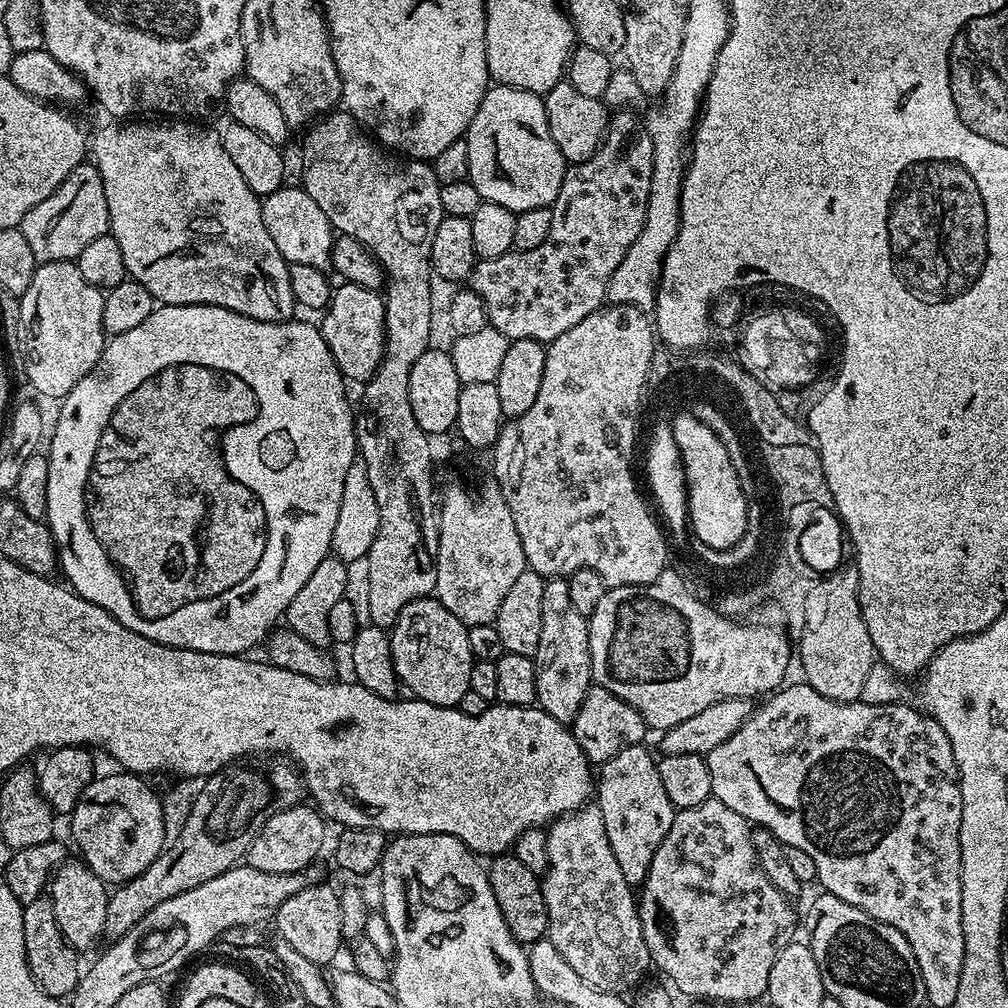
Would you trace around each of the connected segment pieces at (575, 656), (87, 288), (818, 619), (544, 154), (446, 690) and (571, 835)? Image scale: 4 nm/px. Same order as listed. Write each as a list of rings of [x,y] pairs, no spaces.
[[[545,579],[540,595],[542,602],[542,634],[538,638],[536,661],[536,704],[550,718],[558,718],[558,722],[571,725],[582,706],[582,698],[586,698],[586,690],[592,687],[592,663],[590,662],[590,634],[588,633],[588,617],[578,614],[578,609],[570,602],[570,586],[567,579]]]
[[[71,260],[39,265],[20,302],[20,340],[28,351],[24,376],[40,396],[63,398],[90,374],[106,343],[102,326],[105,293],[82,278],[82,270]]]
[[[844,566],[825,575],[819,588],[808,600],[808,626],[803,630],[798,649],[798,664],[804,667],[803,679],[818,694],[830,698],[835,704],[859,701],[862,685],[870,666],[877,663],[876,647],[864,621],[860,607],[860,575],[854,566]]]
[[[505,84],[489,87],[478,114],[470,122],[466,139],[470,150],[467,180],[478,190],[481,201],[489,200],[517,213],[547,208],[558,198],[566,161],[554,138],[550,138],[544,102],[537,93]]]
[[[435,598],[411,600],[398,614],[396,623],[390,629],[392,637],[392,661],[396,667],[396,679],[409,688],[417,700],[425,700],[443,708],[455,708],[460,703],[462,694],[470,686],[470,670],[473,666],[472,651],[468,628]]]
[[[585,806],[576,809],[575,812],[569,812],[567,816],[561,816],[558,820],[553,820],[548,833],[548,871],[542,877],[542,887],[544,889],[544,901],[546,902],[546,910],[548,911],[548,931],[546,938],[557,948],[558,953],[562,954],[562,958],[570,964],[571,969],[575,971],[585,980],[592,988],[599,991],[613,992],[624,994],[627,988],[635,989],[637,985],[645,979],[644,971],[650,968],[652,959],[650,958],[650,950],[646,946],[646,938],[642,934],[642,926],[640,925],[640,910],[638,907],[637,897],[634,895],[633,885],[626,882],[626,878],[622,878],[622,870],[618,866],[618,861],[614,858],[614,850],[610,850],[610,838],[606,838],[606,826],[604,819],[600,813],[599,807]]]

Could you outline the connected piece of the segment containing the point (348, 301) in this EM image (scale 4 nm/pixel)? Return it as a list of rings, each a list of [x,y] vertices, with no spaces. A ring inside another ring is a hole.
[[[341,283],[333,291],[322,316],[320,329],[341,375],[350,382],[366,382],[376,372],[384,356],[386,338],[383,297],[373,289]]]

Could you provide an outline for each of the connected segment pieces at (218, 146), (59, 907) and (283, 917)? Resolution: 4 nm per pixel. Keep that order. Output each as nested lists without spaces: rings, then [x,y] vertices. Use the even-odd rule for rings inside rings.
[[[176,118],[171,122],[160,122],[164,124],[140,124],[144,122],[108,122],[104,129],[97,136],[93,135],[90,140],[90,156],[94,161],[97,170],[102,174],[102,186],[106,190],[106,206],[108,207],[108,226],[110,234],[114,238],[114,242],[118,242],[118,246],[122,250],[122,262],[126,262],[126,270],[131,279],[136,280],[142,286],[146,286],[146,290],[150,290],[153,301],[159,302],[161,305],[166,304],[213,304],[219,308],[226,310],[234,310],[238,314],[242,314],[246,318],[254,318],[262,322],[274,322],[275,324],[283,324],[286,320],[293,319],[294,313],[297,311],[298,305],[294,294],[290,290],[290,278],[288,274],[288,261],[282,258],[282,254],[278,254],[278,246],[274,246],[274,238],[270,238],[269,232],[266,231],[266,222],[262,222],[262,210],[260,209],[262,200],[254,194],[254,190],[250,190],[250,186],[246,186],[246,178],[242,178],[242,174],[238,170],[238,166],[234,166],[234,162],[230,158],[230,154],[226,154],[224,142],[219,131],[215,132],[212,128],[203,128],[203,123],[189,122],[184,118]]]
[[[65,859],[64,863],[52,873],[50,899],[54,906],[54,918],[58,922],[64,940],[74,950],[92,948],[96,939],[104,936],[106,926],[106,906],[110,895],[104,881],[99,880],[83,859]]]
[[[325,882],[309,883],[298,894],[290,894],[282,906],[278,906],[274,917],[274,925],[278,936],[285,939],[294,950],[298,950],[310,962],[327,966],[340,952],[340,946],[345,943],[342,934],[342,918],[340,917],[340,893]]]

